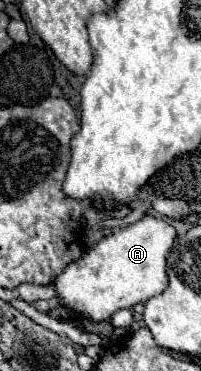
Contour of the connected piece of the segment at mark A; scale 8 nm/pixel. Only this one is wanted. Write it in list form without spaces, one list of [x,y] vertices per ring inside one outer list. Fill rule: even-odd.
[[[143,217],[125,229],[115,229],[81,259],[69,263],[55,275],[53,287],[59,303],[71,313],[99,323],[107,321],[119,309],[131,309],[133,305],[159,295],[169,283],[165,263],[175,237],[177,231],[155,217]]]

